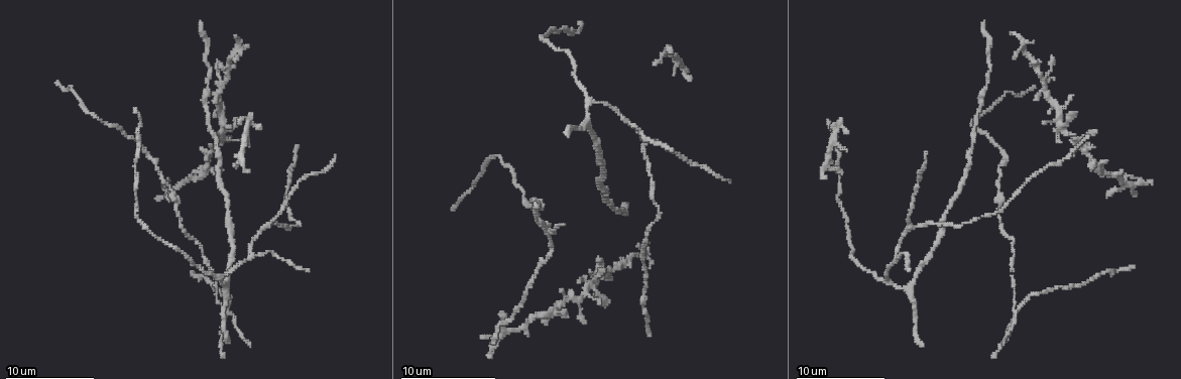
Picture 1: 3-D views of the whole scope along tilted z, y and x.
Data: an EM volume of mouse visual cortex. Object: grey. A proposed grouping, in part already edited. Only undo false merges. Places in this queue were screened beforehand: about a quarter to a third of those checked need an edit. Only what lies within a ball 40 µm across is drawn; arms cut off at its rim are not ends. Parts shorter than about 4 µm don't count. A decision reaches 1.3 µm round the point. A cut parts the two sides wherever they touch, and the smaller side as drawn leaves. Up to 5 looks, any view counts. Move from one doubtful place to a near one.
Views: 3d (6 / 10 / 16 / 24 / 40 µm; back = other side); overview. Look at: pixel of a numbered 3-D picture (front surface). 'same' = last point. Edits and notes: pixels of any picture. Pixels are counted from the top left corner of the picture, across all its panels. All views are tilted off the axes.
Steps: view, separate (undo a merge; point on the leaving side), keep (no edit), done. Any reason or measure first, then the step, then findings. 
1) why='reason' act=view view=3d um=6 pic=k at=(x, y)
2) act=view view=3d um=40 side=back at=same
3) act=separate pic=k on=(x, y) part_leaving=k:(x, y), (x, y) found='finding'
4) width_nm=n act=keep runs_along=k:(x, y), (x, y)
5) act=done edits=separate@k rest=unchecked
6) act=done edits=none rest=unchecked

why='arms part here' act=view view=3d um=6 pic=1 at=(628, 120)

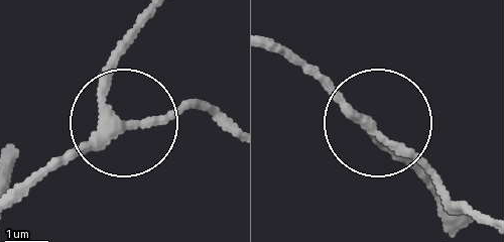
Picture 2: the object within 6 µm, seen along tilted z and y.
act=keep runs_along=2:(276, 44), (448, 192) found='one cell here'

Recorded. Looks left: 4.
why='three-way junction' act=view view=3d um=10 pic=1 at=(906, 291)

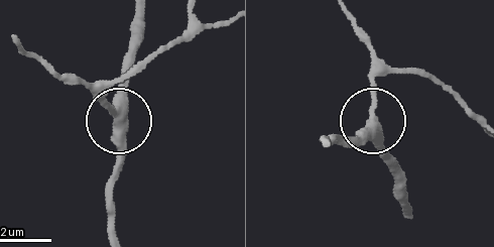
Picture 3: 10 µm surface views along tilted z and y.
act=view view=3d um=6 pic=3 at=(373, 117)

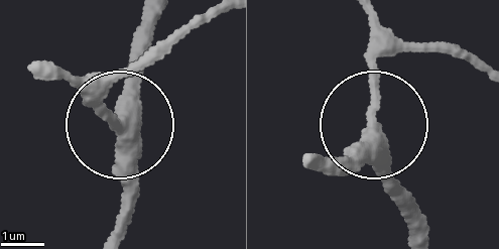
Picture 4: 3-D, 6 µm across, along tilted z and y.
width_nm=350 act=keep runs_along=4:(406, 235), (370, 125), (345, 167) found='one cell here'

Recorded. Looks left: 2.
why='branch point' act=view view=3d um=16 pic=1 at=(912, 228)

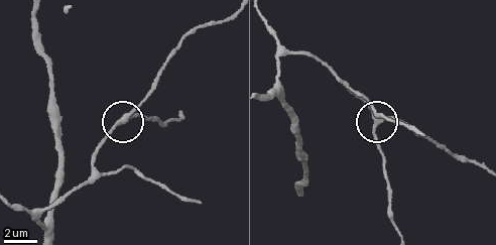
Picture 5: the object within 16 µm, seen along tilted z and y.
arms=3 act=keep found='all the same cell'

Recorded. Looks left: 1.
act=done edits=none rest=unchecked

